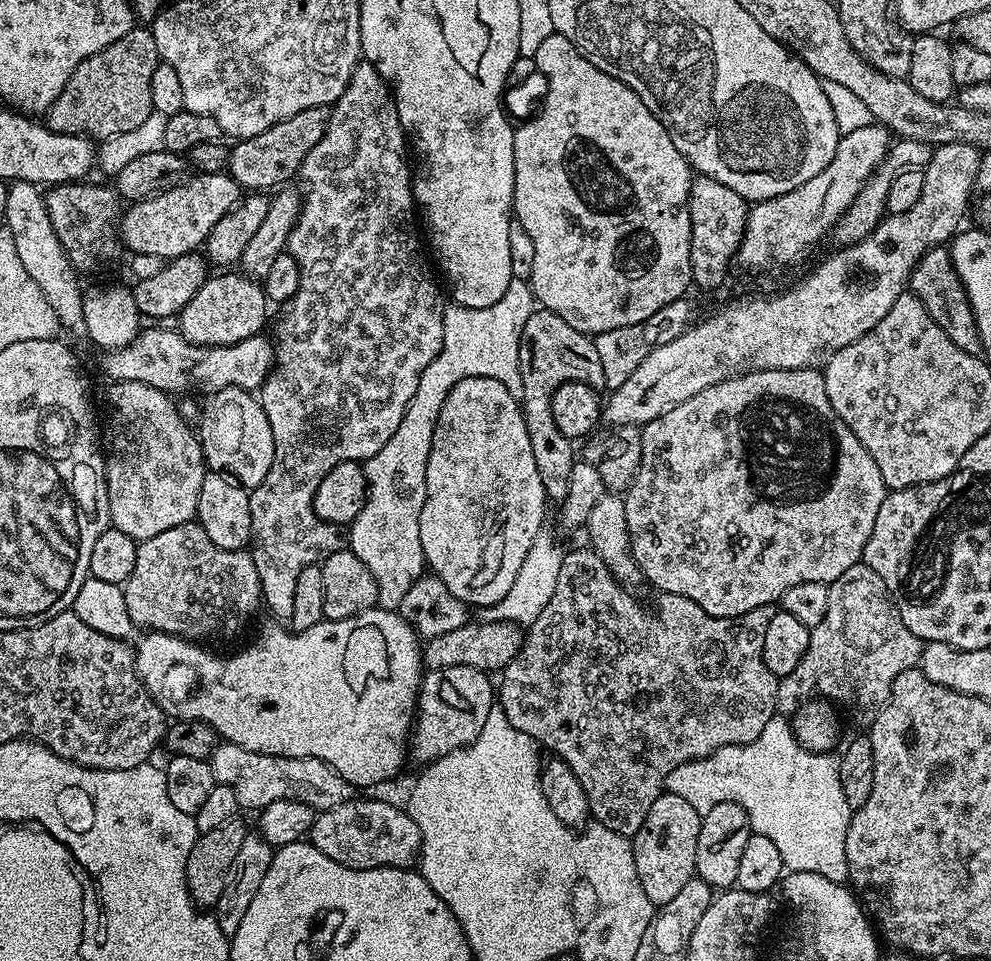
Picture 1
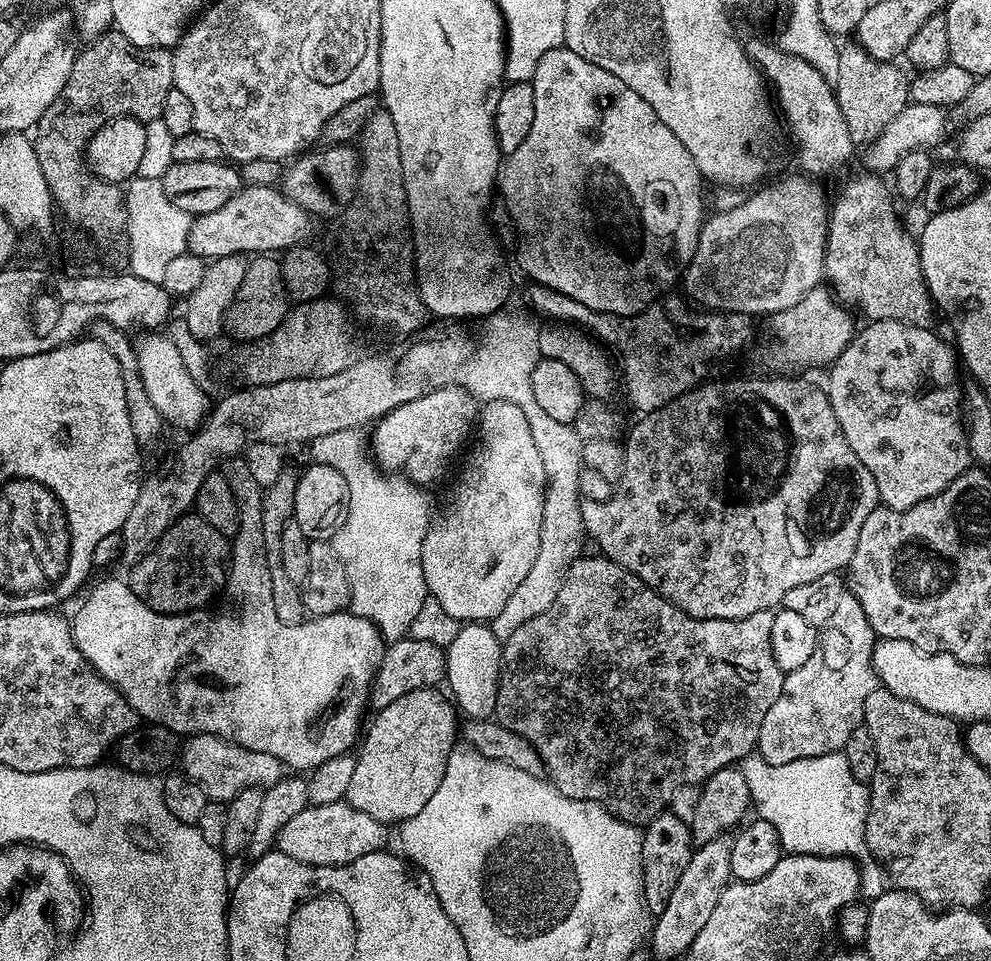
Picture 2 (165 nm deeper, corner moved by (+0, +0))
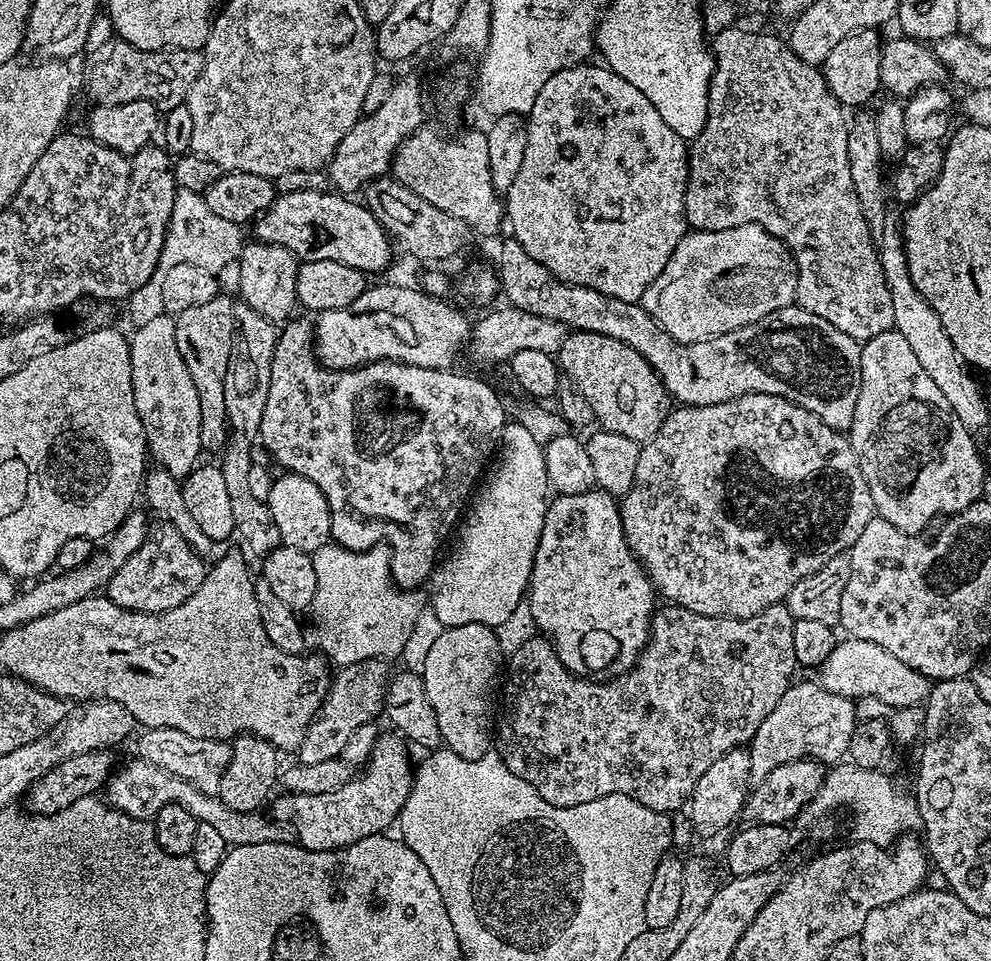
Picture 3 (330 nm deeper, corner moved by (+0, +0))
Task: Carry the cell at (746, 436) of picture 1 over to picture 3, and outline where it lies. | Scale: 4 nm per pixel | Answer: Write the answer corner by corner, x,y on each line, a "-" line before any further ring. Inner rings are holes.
746,394
714,406
673,407
658,434
654,434
652,440
643,441
638,462
634,466
632,485
619,505
622,530
630,550
652,580
652,587
663,599
664,596
668,599
665,601
669,605
694,610
694,614
703,616
725,616
739,620
762,614
762,610
787,601
790,590
794,590
802,578
814,574
814,570
822,570
830,558
851,550
862,530
866,530
866,522
870,522
874,515
870,486
866,486
866,478
862,478
858,458
847,435
826,426
826,422
810,414
810,410
802,410
802,406
774,394

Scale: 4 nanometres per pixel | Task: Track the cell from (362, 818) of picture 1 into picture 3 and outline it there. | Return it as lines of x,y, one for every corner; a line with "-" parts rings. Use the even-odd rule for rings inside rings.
132,758
132,761
124,769
122,768
113,771
107,781
106,800
112,807
117,808
119,812
125,812
130,818
148,822
155,818
158,810
162,810
162,806
177,804
183,806
185,810
190,810
190,814
194,814
194,818
199,823
214,826
214,830
218,830
221,838
233,848
258,846
262,842
282,844
293,839
294,833
291,828
276,823
260,812
230,810
230,806
223,804
219,796
211,796
190,786
186,778
178,778
178,774
170,774
170,770
162,770
162,766
154,766
145,760

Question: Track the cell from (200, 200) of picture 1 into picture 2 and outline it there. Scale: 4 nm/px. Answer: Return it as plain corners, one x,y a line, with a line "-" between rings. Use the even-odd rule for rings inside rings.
276,186
241,187
230,202
193,219
188,236
187,251
196,256
244,256
245,254
280,254
290,248
303,245
316,232
317,217

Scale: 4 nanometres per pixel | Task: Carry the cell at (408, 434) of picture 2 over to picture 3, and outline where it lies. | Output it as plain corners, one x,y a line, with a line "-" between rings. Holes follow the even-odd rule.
292,318
287,321
279,329
276,337
276,345
274,346
274,362
270,362
270,391
266,397
266,410
262,410
262,426
260,427
260,439
259,443
264,444
264,448
281,464
285,473
293,472
298,474
302,478
310,478
310,482
314,482
314,486
318,486
318,490
322,490
322,494
326,494
326,502
330,506
332,511
332,540
339,544
341,548
349,548
355,552
364,552
367,548
374,548
385,544
388,551
392,554
392,579
396,581
399,587
405,590
416,590
421,586
419,584
427,585
432,575
432,569
436,567
438,563
438,557
441,555
440,547
444,544
444,539
448,535
453,535
454,529
461,523
462,513
465,511
466,505
469,503
470,497
477,491
478,485
481,483
482,477
485,475
486,469
489,467
490,461
497,455
500,439
502,438
502,430
506,423
506,417
504,417
504,404
500,401
500,396
487,384
484,380
479,380
476,376
463,376
462,373
456,372
457,370
445,370
443,368
423,368
422,366
410,366
409,364
399,364
393,360
379,360
373,364
363,364
361,368
341,368
339,370
335,368
326,368
320,363
314,348
314,328
311,323
308,324
304,320
296,320

